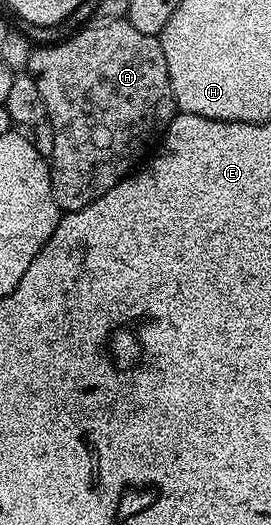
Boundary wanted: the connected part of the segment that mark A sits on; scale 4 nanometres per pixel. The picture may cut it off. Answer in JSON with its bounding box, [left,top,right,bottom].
[27,19,179,213]

